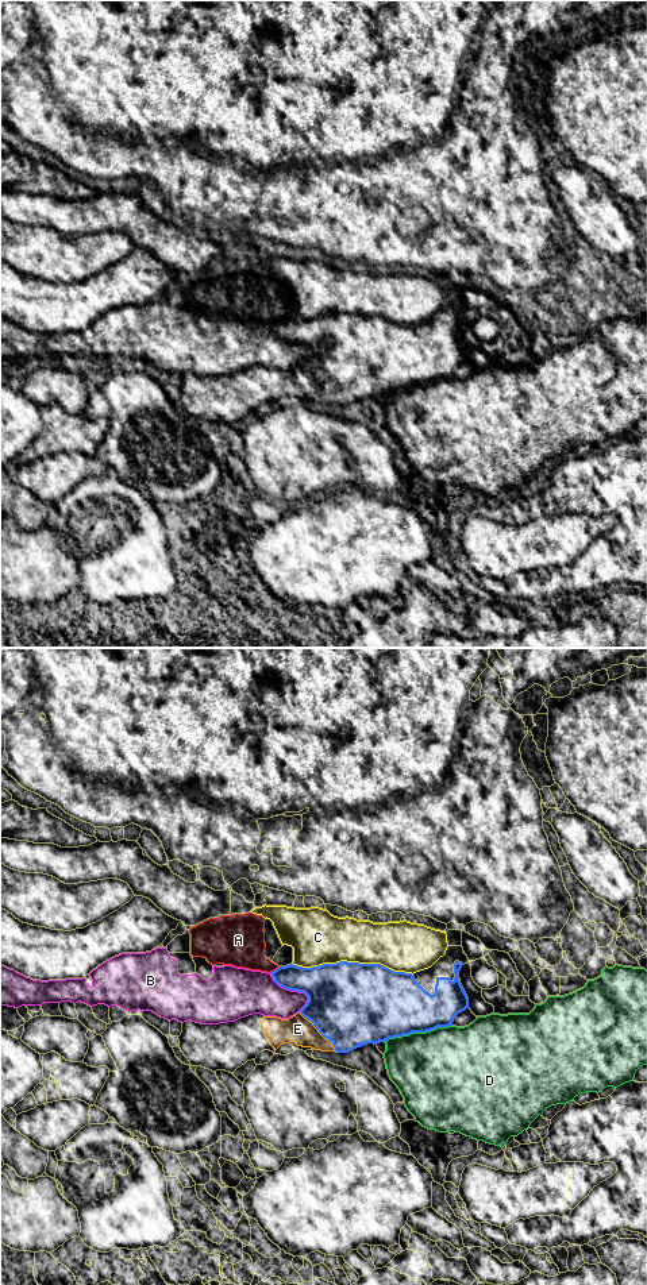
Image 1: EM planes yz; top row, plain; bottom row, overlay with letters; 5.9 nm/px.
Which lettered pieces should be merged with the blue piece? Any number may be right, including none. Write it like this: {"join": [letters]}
{"join": ["E"]}

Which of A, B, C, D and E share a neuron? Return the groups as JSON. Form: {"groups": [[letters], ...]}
{"groups": [["A"], ["B"], ["C"], ["D"], ["E"]]}

